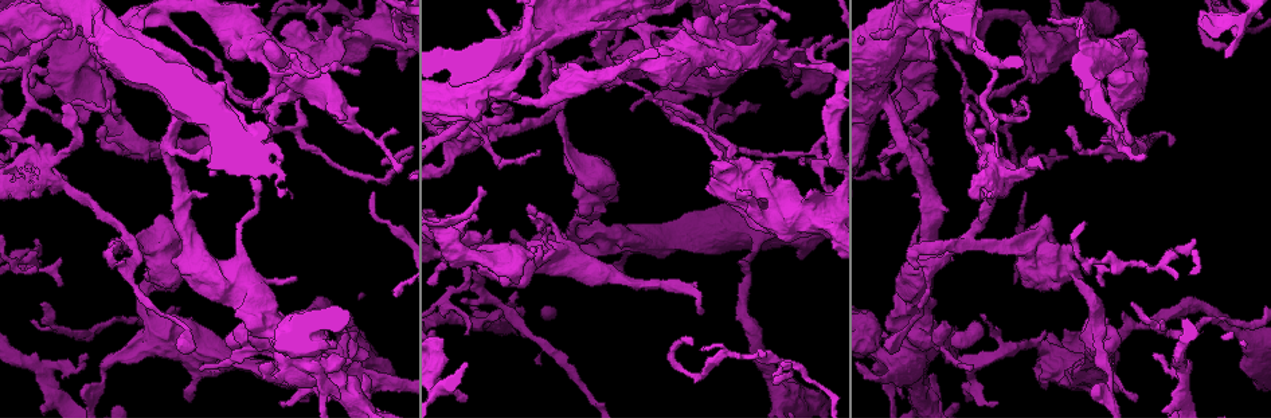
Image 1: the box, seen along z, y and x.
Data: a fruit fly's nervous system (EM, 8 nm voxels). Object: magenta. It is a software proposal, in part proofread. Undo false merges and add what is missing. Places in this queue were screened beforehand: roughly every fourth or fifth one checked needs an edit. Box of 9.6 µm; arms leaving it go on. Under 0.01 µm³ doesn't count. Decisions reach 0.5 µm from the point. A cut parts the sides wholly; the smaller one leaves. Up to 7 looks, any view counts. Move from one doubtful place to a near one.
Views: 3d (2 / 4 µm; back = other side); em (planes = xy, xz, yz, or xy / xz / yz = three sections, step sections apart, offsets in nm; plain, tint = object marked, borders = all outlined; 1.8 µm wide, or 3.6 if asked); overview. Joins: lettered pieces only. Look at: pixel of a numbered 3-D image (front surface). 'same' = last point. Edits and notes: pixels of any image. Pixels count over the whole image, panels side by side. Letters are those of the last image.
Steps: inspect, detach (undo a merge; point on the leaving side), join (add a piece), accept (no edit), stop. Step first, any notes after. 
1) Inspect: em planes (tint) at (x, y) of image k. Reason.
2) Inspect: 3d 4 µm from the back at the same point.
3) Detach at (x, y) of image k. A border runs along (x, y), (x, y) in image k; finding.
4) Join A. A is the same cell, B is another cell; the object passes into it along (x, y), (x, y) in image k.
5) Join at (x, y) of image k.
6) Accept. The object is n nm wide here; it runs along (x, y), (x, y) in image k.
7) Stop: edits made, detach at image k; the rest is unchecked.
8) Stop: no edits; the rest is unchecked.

Inspect: em planes (tint) at (350, 20) of image 1. Three-way junction.

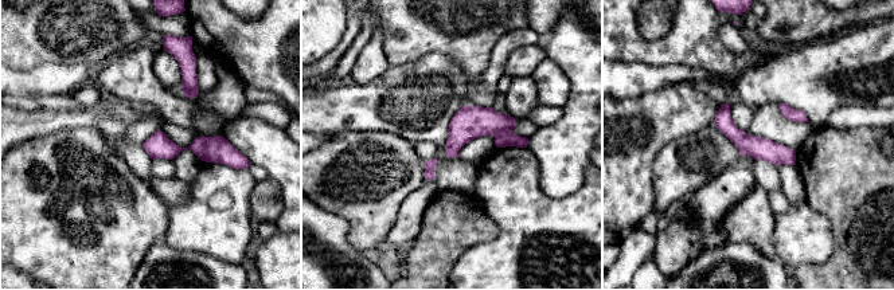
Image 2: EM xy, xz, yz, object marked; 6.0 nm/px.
Inspect: em planes (borders) at the same point. What lies round it.

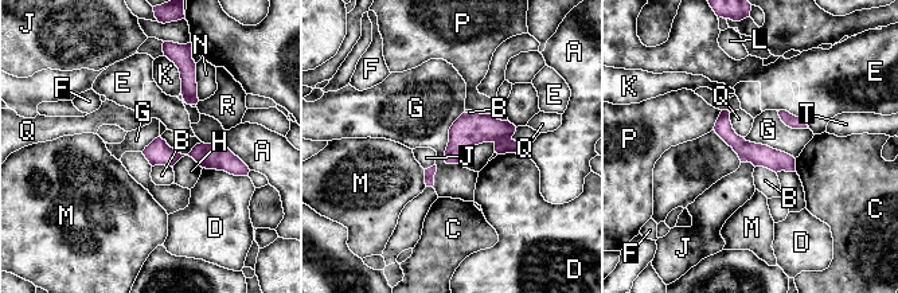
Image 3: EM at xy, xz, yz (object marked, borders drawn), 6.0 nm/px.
Accept. The longest contact is with G, 340 nm; A, B, C, D, E, F, G, H, J, K, L, M, N, P, Q, R and T are other cells; it runs along (723, 114), (742, 148), (792, 168) in image 3; continuous, no second cell.

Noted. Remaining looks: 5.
Inspect: em planes (tint) at (937, 390) of image 1. Abrupt turn.

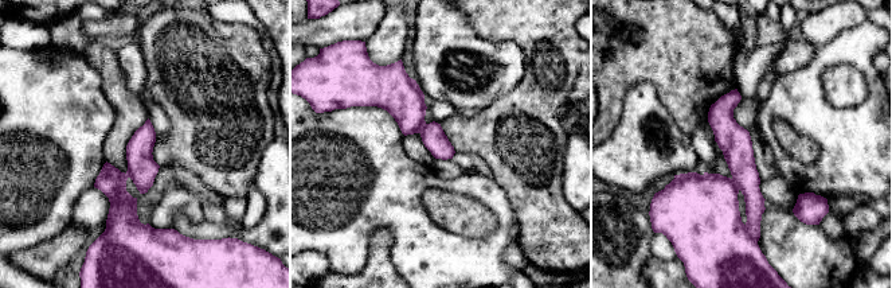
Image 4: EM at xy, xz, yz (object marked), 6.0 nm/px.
Inspect: em planes (borders) at the same point.

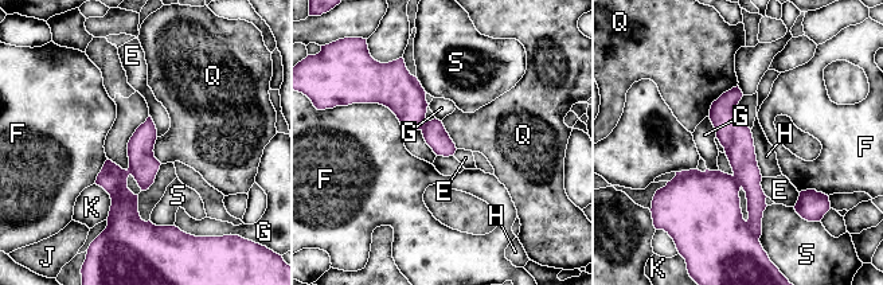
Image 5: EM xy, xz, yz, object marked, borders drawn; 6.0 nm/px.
Detach at (755, 196) of image 5. E, F, G, H, J, K, Q and S are other cells; a border runs along (746, 222), (750, 231), (758, 238) in image 5; two cells meet here.

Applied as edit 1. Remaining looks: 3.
Stop: edits made, detach at image 5; the rest is unchecked.

